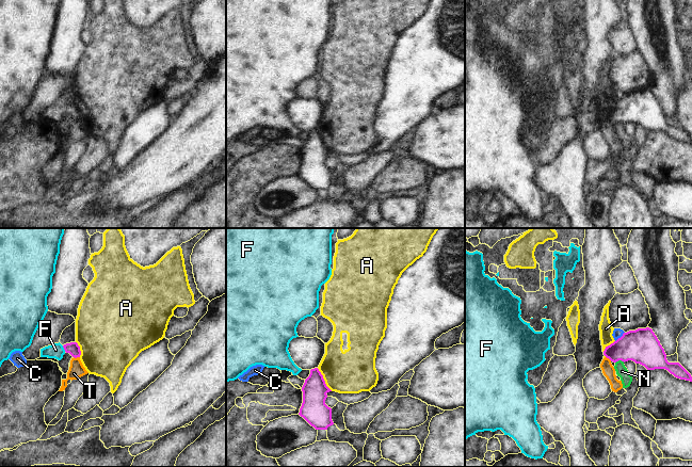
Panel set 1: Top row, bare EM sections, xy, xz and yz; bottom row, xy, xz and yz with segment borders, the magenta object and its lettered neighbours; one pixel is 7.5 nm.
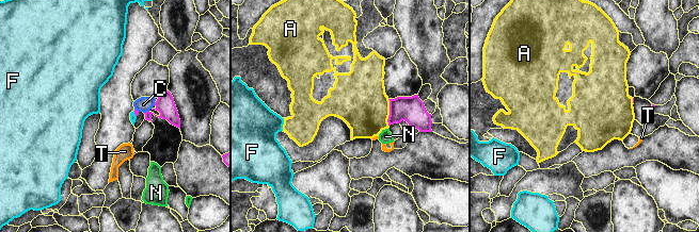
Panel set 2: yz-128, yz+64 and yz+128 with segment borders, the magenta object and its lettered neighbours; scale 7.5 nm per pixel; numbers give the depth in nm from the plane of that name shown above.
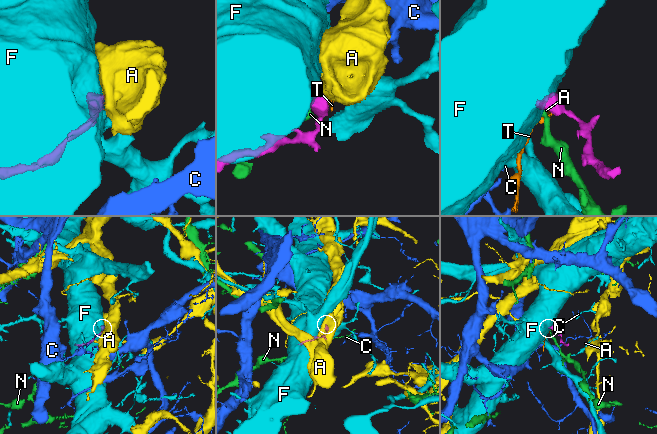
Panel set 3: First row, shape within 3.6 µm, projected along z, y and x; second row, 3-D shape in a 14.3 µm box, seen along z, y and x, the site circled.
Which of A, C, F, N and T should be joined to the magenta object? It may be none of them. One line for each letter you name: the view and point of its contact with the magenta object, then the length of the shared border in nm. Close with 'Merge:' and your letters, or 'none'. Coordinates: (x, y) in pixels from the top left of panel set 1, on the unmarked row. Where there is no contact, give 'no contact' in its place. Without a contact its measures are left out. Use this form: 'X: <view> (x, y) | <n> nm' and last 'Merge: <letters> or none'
F: xy (64, 110) | 50 nm
Merge: F

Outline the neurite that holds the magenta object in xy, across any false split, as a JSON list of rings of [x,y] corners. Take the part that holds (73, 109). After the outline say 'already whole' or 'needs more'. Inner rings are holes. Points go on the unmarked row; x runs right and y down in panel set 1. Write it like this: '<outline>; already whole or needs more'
[[[59,103],[41,110],[41,118],[55,119],[58,122],[61,122],[65,114],[69,114],[75,119],[80,118],[80,108],[77,103],[70,103],[64,107]]]; needs more

